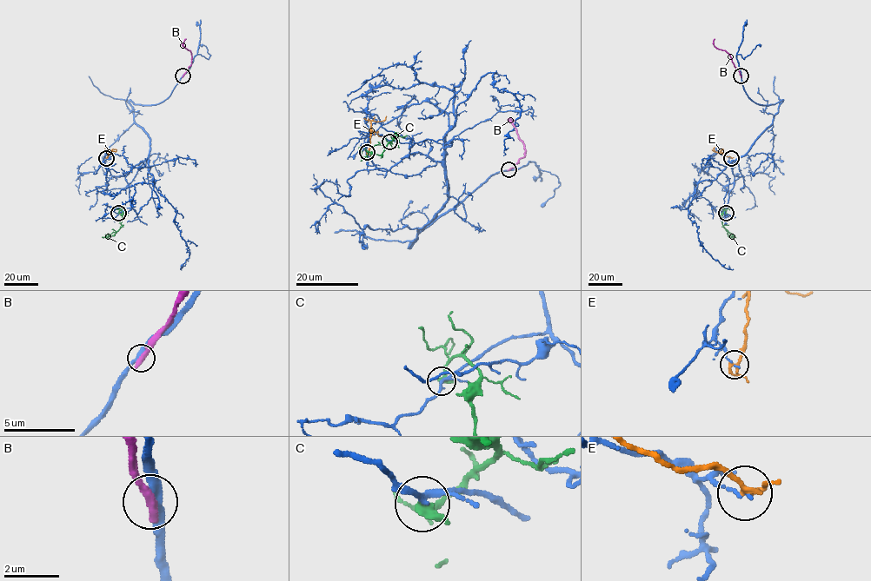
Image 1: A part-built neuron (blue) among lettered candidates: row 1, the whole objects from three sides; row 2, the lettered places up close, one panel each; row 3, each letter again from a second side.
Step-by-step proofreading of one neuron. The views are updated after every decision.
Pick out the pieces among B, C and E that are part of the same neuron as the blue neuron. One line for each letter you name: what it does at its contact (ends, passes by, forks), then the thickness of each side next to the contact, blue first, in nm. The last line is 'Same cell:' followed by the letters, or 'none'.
Same cell: none

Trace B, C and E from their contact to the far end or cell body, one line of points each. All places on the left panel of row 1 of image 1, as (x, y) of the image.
B: (182, 76), (191, 63), (192, 57), (191, 52), (182, 45), (185, 38)
C: (118, 213), (120, 210), (123, 212), (121, 227), (114, 234), (102, 236)
E: (106, 158), (109, 151), (116, 149)

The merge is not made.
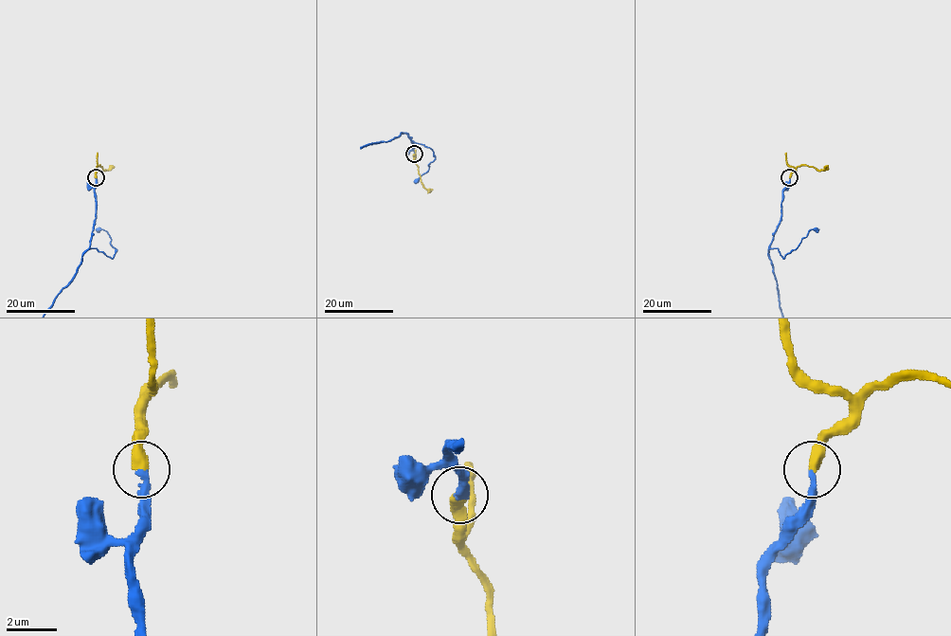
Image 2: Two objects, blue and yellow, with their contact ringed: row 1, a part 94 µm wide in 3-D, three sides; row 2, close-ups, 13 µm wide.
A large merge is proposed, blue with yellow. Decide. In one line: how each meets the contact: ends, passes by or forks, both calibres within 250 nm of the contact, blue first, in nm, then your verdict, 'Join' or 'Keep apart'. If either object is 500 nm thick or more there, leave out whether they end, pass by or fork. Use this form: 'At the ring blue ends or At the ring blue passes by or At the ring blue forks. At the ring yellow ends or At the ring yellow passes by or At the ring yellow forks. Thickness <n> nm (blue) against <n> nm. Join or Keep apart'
At the ring blue ends. At the ring yellow ends. Thickness 240 nm (blue) against 460 nm. Join

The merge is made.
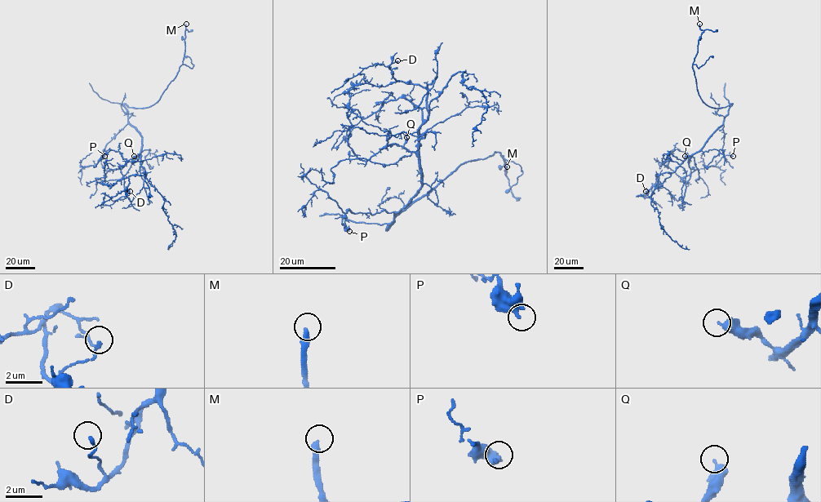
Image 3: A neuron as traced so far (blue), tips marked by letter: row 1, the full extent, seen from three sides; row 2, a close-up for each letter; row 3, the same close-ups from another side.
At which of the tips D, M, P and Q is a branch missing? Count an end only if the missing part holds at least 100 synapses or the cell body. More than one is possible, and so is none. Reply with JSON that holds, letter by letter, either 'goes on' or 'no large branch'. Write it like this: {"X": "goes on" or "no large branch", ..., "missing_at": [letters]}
{"D": "no large branch", "M": "goes on", "P": "no large branch", "Q": "no large branch", "missing_at": ["M"]}

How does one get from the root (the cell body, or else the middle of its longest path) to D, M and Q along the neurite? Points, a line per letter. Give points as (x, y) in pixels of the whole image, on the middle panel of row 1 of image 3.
D: (410, 200), (421, 186), (419, 127), (428, 117), (427, 91), (418, 85), (396, 82), (389, 66), (397, 60)
M: (410, 200), (395, 214), (387, 229), (398, 215), (461, 164), (499, 153), (505, 174), (507, 166)
Q: (410, 200), (421, 186), (421, 166), (417, 155), (404, 146), (406, 137)

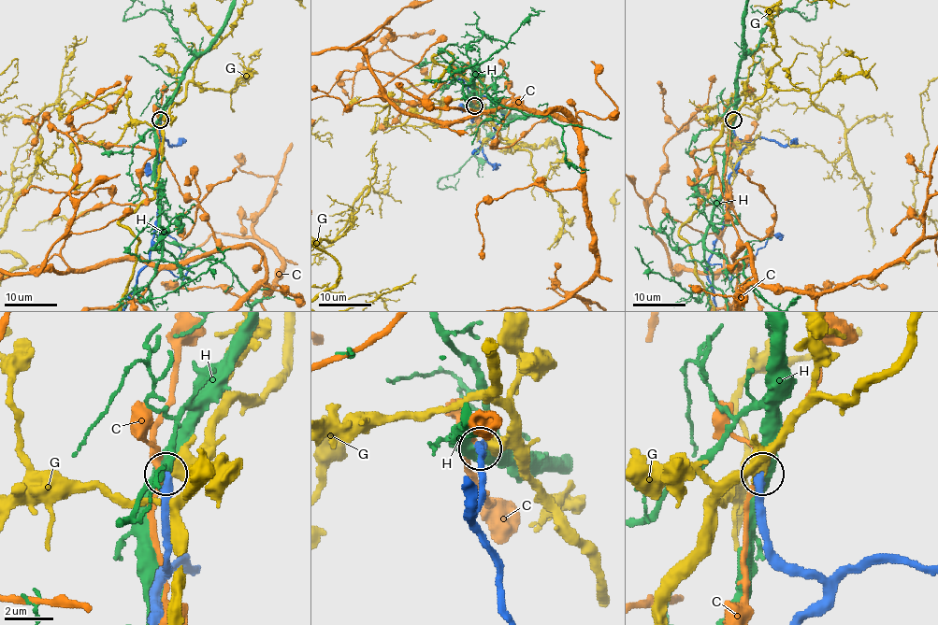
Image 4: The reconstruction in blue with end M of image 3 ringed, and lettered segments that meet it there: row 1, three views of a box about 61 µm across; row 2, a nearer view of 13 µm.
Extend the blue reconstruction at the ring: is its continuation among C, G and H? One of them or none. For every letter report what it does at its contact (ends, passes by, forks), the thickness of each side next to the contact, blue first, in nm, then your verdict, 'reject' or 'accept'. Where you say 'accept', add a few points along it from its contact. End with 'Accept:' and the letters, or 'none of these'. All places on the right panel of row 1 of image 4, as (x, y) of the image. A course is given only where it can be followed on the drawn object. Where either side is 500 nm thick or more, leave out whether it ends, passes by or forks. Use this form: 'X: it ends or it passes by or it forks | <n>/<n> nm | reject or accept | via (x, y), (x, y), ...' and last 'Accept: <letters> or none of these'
C: it passes by | 400/200 nm | reject
G: it passes by | 380/400 nm | reject
H: it passes by | 400/440 nm | reject
Accept: none of these

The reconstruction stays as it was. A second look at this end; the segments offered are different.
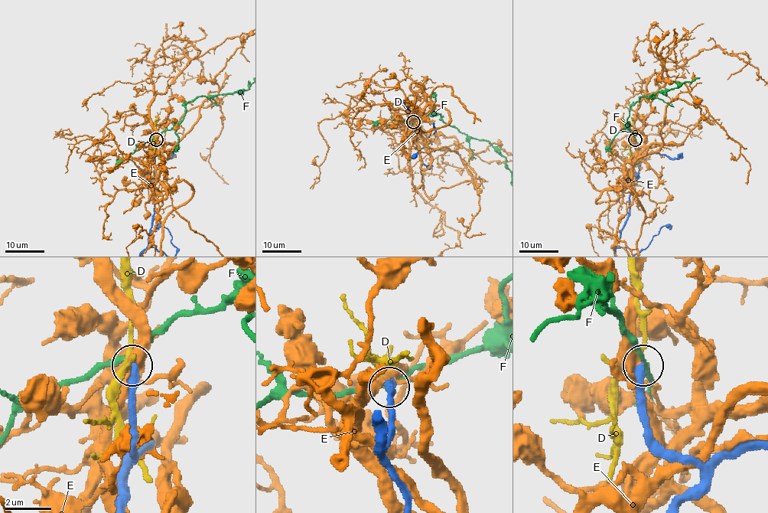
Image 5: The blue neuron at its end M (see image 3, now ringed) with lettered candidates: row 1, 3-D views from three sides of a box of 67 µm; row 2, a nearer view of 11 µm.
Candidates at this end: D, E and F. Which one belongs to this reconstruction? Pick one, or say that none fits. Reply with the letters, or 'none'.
none

